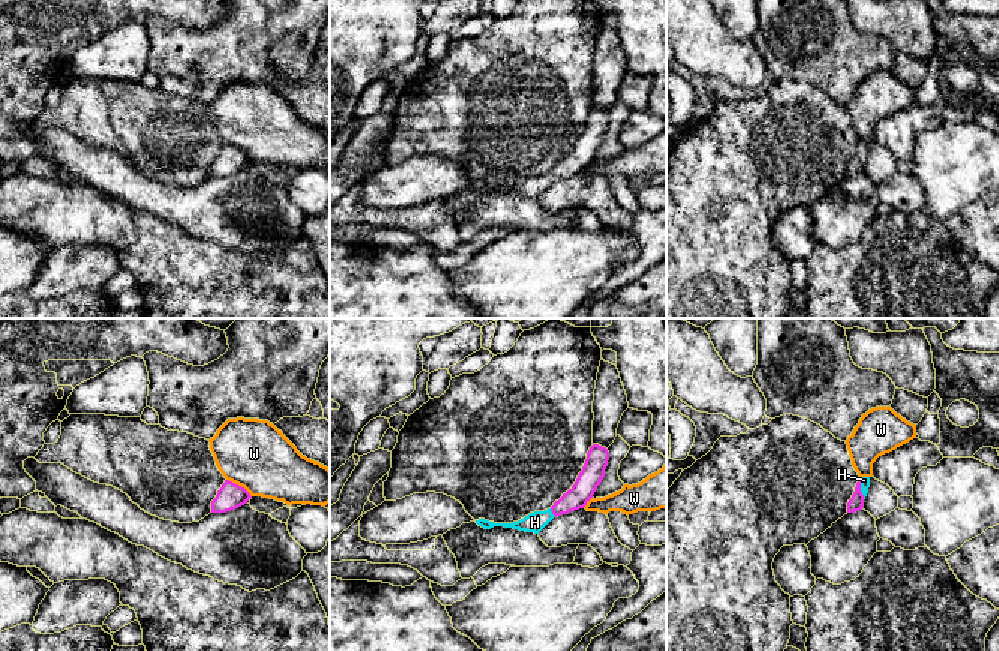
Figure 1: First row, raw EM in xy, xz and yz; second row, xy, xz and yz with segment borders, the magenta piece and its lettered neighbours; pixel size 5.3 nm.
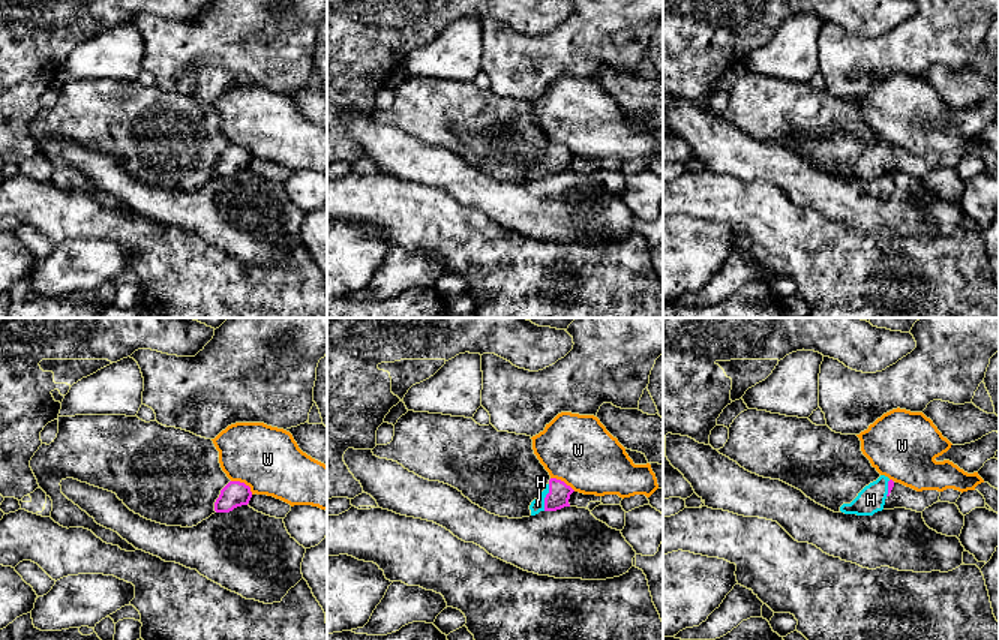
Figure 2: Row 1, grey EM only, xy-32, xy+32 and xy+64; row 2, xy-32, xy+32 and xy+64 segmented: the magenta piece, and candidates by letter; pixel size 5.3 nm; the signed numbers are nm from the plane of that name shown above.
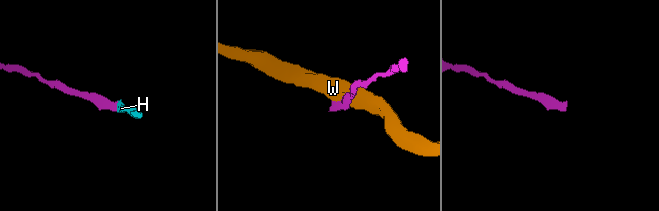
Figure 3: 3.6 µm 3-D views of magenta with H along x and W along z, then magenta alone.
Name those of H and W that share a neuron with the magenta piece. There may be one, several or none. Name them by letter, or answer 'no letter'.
H

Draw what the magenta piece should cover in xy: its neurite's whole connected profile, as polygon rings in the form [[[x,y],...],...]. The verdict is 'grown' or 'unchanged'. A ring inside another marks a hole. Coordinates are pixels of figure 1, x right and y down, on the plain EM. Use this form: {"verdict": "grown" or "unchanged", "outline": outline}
{"verdict": "unchanged", "outline": [[[225,144],[222,152],[218,154],[216,162],[212,165],[212,177],[226,177],[236,174],[248,168],[250,162],[250,158],[244,152]]]}

